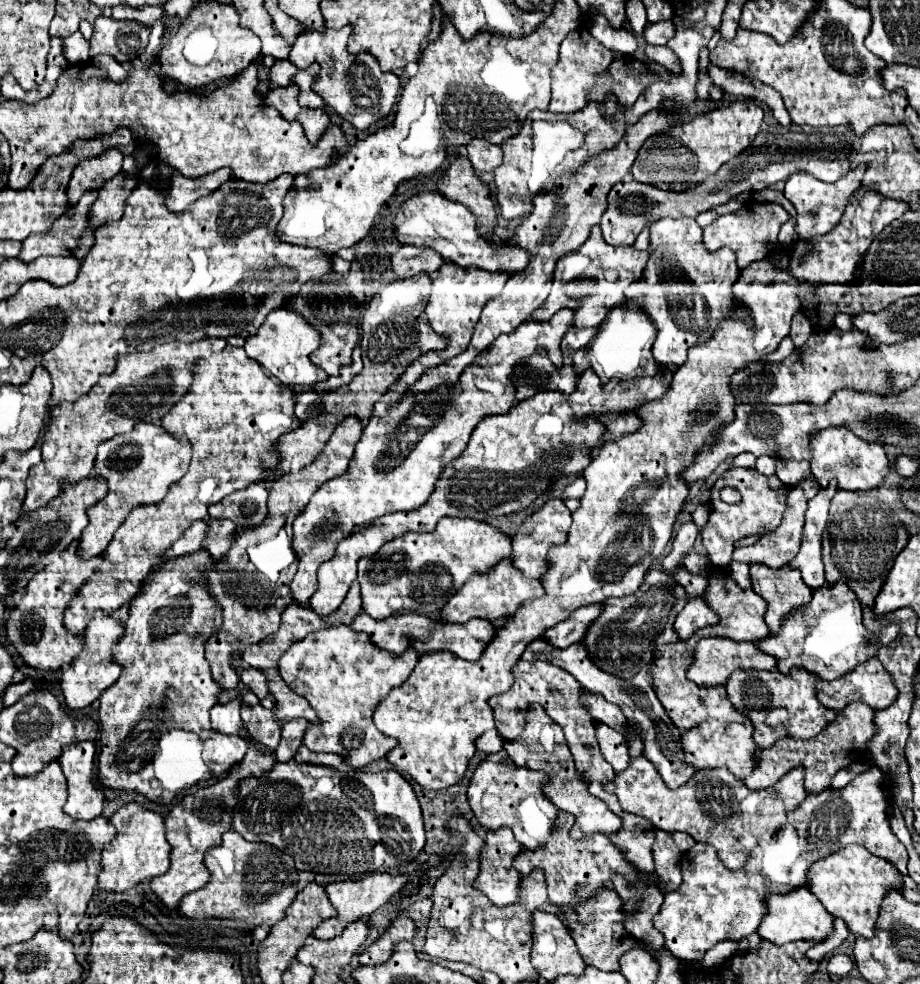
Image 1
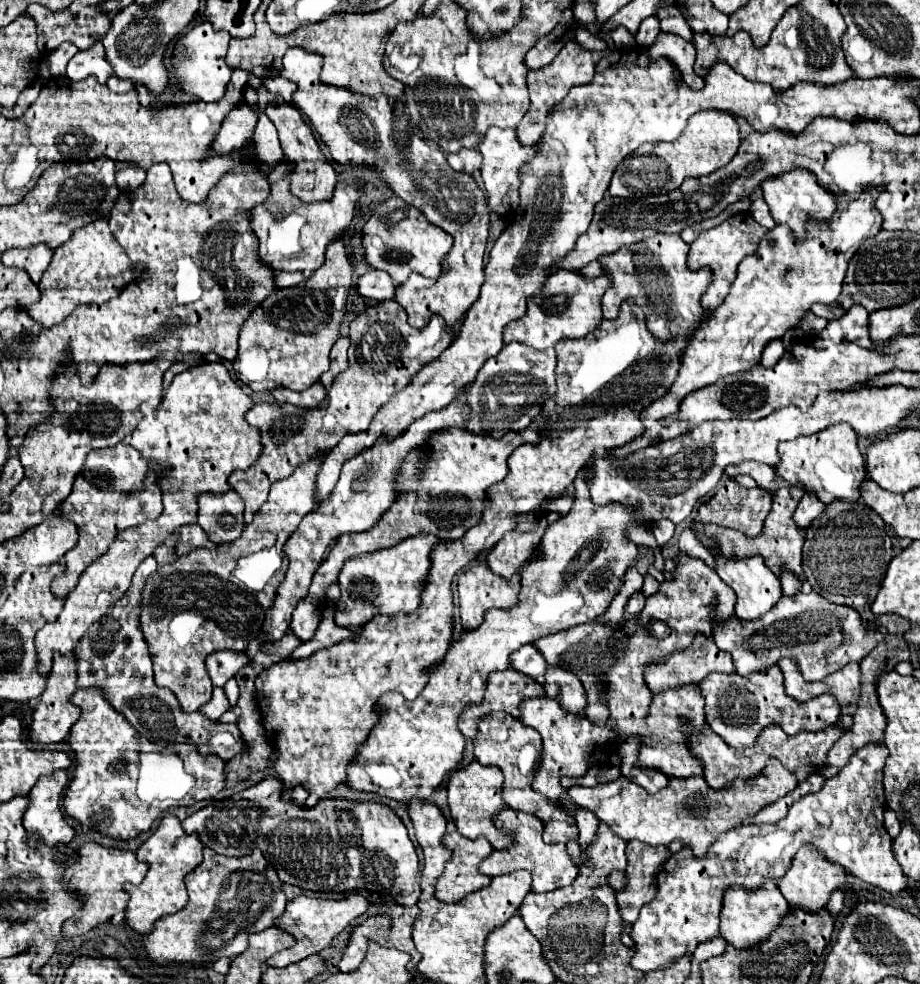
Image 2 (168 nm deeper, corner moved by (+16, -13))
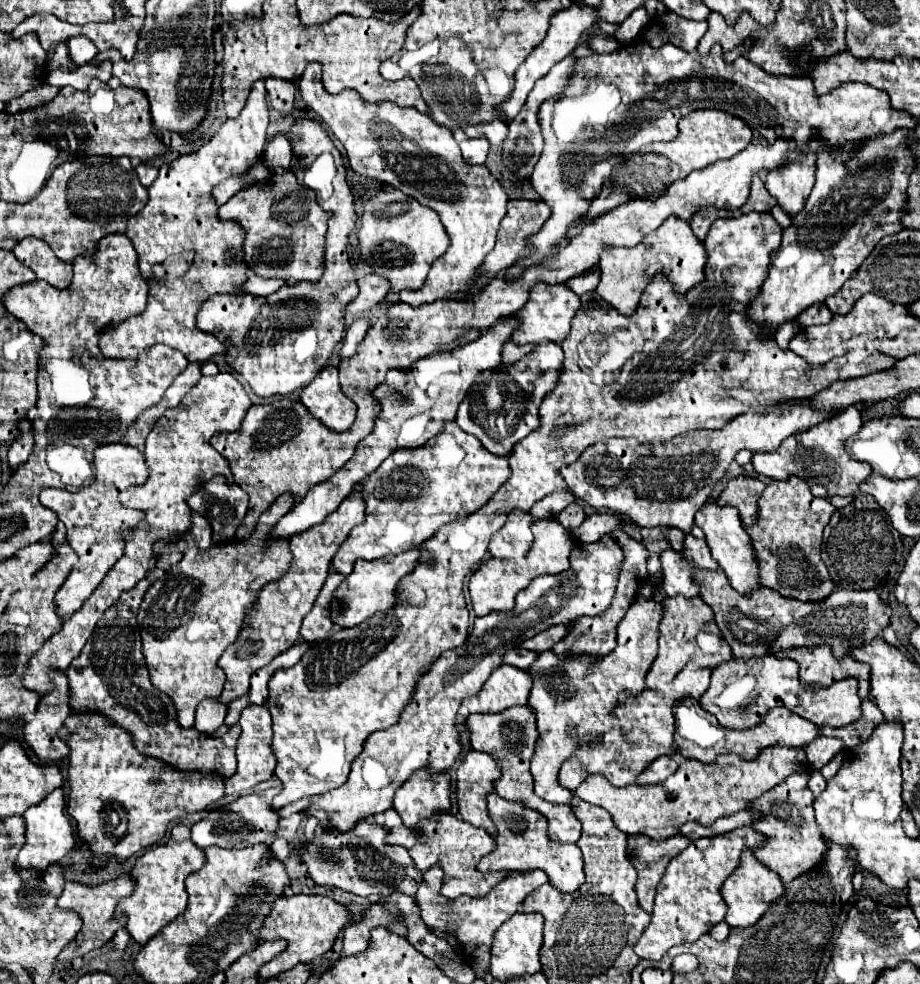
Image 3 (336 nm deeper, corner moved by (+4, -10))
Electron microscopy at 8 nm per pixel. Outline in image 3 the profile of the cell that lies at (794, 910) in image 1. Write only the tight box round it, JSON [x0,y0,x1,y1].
[720,850,784,928]

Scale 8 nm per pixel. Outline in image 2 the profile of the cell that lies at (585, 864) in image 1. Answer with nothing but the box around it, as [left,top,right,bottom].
[480,809,580,893]

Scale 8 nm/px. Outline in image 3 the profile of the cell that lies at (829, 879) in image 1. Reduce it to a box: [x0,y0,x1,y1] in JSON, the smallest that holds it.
[748,770,826,884]

